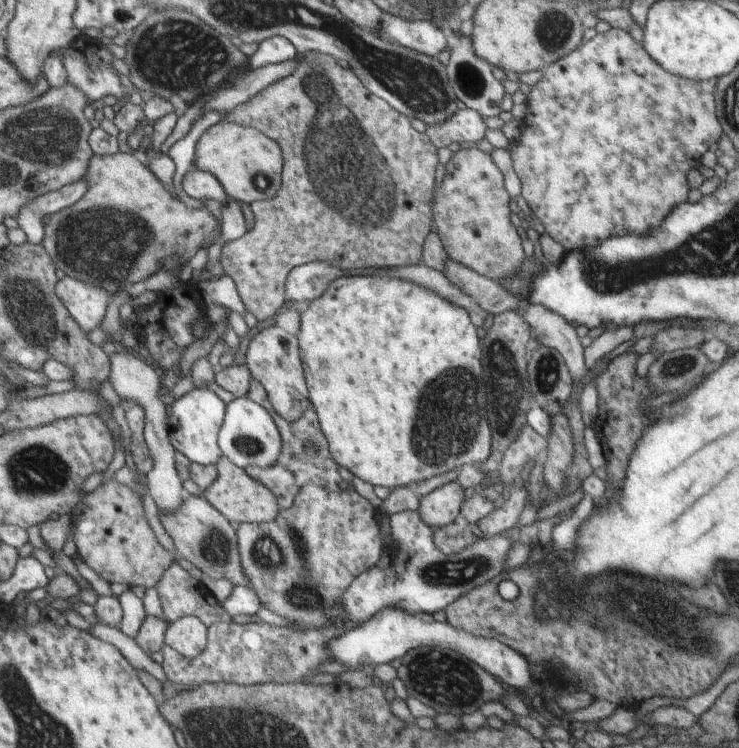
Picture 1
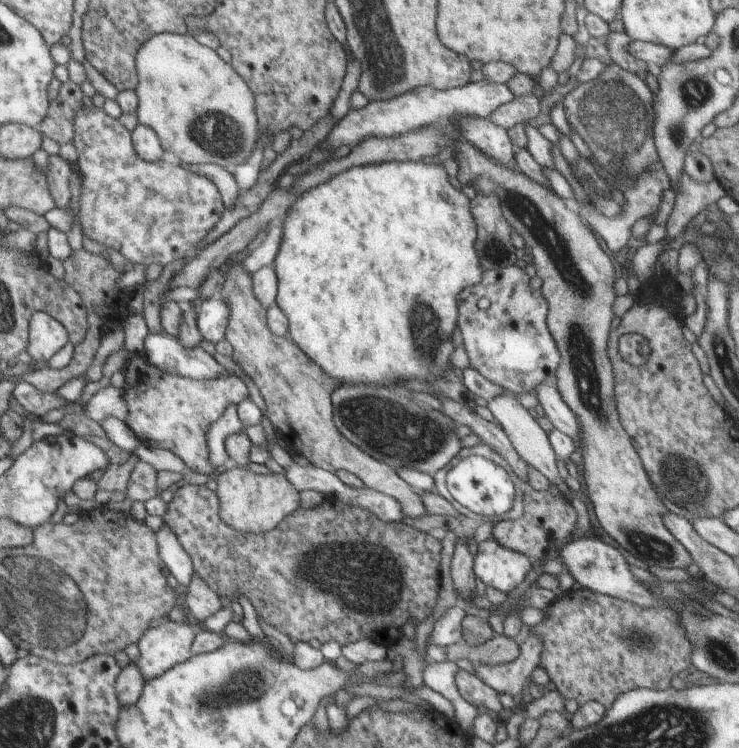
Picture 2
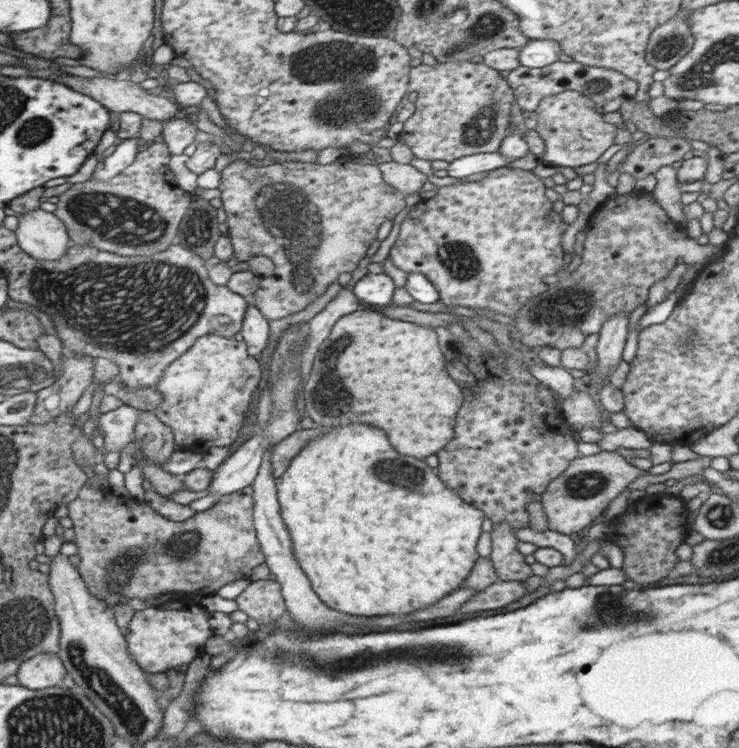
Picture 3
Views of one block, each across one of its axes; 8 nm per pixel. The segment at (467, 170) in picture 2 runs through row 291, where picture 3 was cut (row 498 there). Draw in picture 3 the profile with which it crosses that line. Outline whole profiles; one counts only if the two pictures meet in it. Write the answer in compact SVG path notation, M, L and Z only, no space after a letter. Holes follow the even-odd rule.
M600 451L592 456L577 456L569 462L566 471L551 480L542 493L541 504L546 514L550 530L562 534L572 534L586 528L595 518L605 513L607 506L630 482L649 475L648 471L639 470L616 451Z

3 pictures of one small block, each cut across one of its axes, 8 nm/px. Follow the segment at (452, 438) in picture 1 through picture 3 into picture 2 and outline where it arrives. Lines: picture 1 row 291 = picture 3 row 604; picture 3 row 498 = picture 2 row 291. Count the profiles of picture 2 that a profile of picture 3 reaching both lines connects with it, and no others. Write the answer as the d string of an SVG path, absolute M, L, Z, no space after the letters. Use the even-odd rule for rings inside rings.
M450 151L444 153L441 166L426 165L419 160L401 163L391 161L351 168L299 195L289 210L287 219L282 223L284 227L282 242L273 264L279 284L275 303L289 320L290 340L333 379L350 385L362 383L386 386L406 393L410 391L404 386L396 386L405 380L418 380L437 385L441 383L442 378L458 380L455 374L460 372L460 369L451 367L450 364L450 356L456 349L451 341L459 318L458 297L462 290L477 285L482 280L484 267L476 250L477 226L471 213L471 202L462 191L452 187L448 180L444 163L449 157Z

